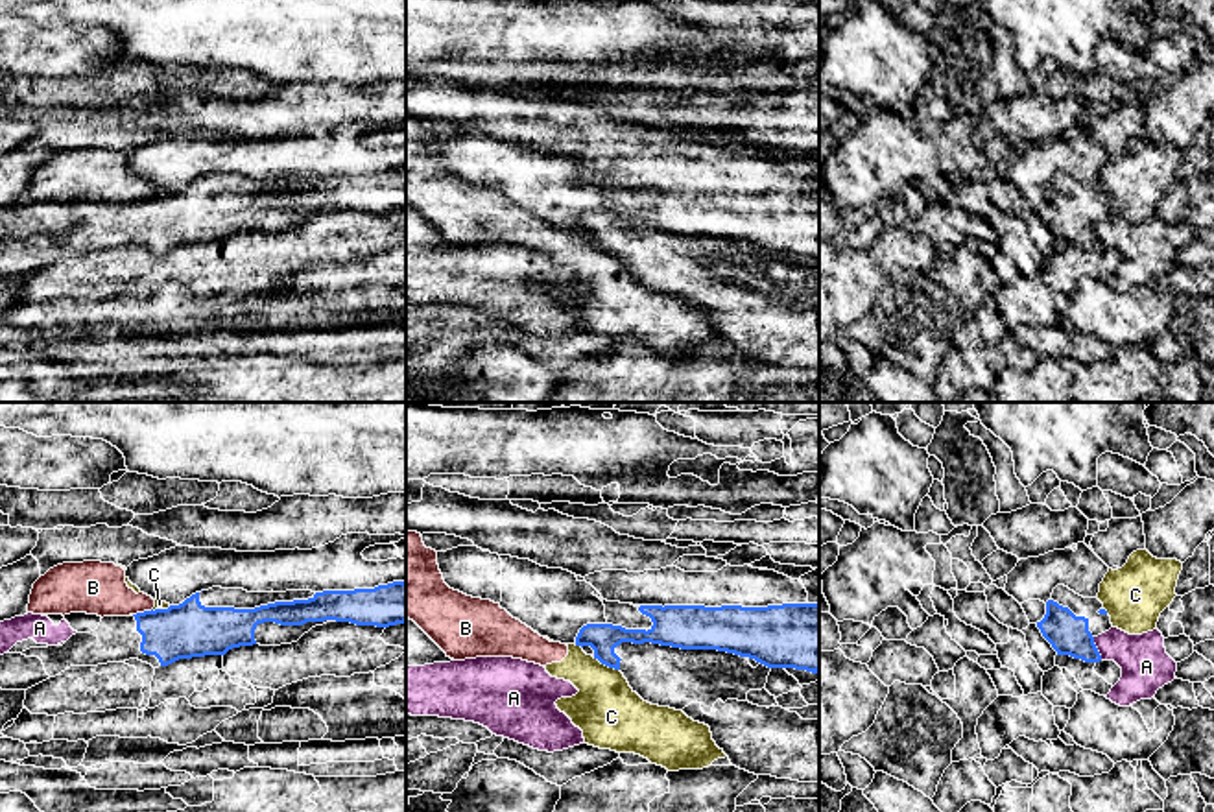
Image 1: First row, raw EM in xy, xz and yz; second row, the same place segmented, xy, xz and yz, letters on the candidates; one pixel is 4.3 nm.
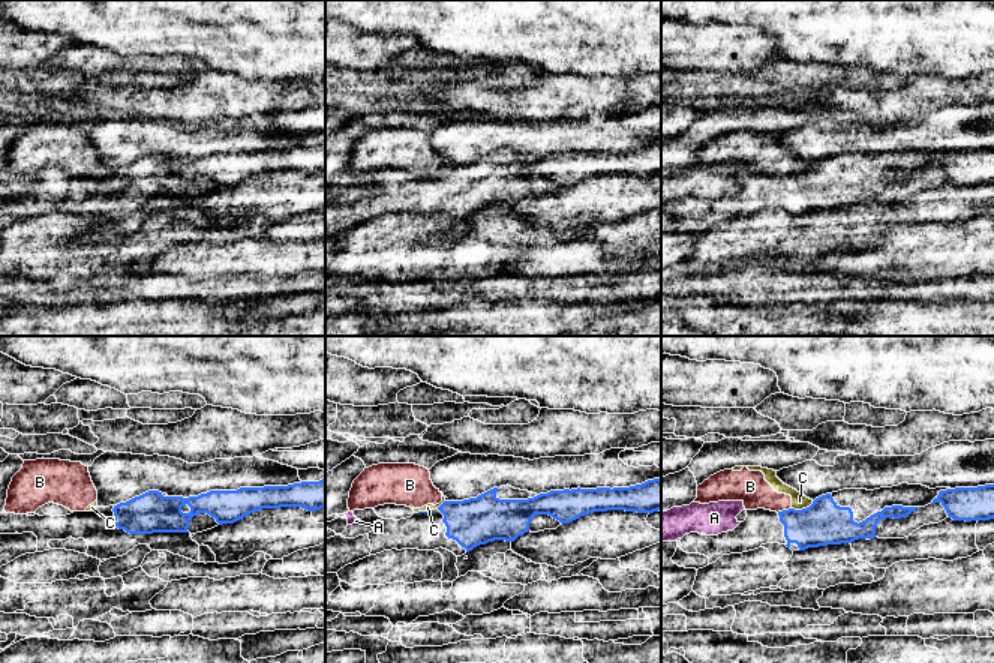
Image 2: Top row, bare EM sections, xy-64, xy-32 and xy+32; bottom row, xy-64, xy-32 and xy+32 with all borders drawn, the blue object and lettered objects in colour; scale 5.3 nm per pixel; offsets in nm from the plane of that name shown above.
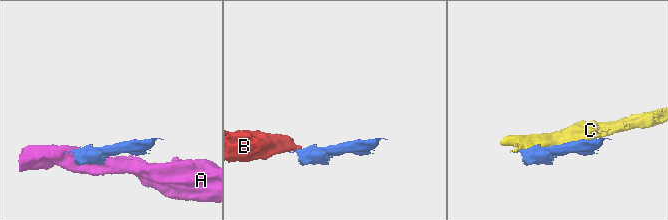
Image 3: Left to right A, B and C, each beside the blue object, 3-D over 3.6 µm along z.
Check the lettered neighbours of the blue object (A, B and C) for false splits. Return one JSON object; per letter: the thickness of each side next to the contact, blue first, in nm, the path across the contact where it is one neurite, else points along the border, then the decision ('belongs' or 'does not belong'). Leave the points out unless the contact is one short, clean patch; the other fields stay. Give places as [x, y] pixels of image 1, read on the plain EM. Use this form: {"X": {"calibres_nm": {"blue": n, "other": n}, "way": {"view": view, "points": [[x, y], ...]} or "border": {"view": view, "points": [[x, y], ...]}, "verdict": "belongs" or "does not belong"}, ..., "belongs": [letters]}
{"A": {"calibres_nm": {"blue": 180, "other": 220}, "border": {"view": "yz", "points": [[1093, 224], [1102, 246]]}, "verdict": "does not belong"}, "B": {"calibres_nm": {"blue": 240, "other": 240}, "border": {"view": "xy", "points": [[152, 194], [133, 202]]}, "verdict": "does not belong"}, "C": {"calibres_nm": {"blue": 130, "other": 280}, "verdict": "does not belong"}, "belongs": []}

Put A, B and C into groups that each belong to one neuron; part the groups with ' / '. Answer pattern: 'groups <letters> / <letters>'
groups A / B C

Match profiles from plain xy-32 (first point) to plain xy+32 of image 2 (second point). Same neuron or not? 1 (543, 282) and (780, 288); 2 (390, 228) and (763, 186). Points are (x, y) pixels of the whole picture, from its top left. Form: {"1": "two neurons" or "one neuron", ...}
{"1": "one neuron", "2": "two neurons"}

